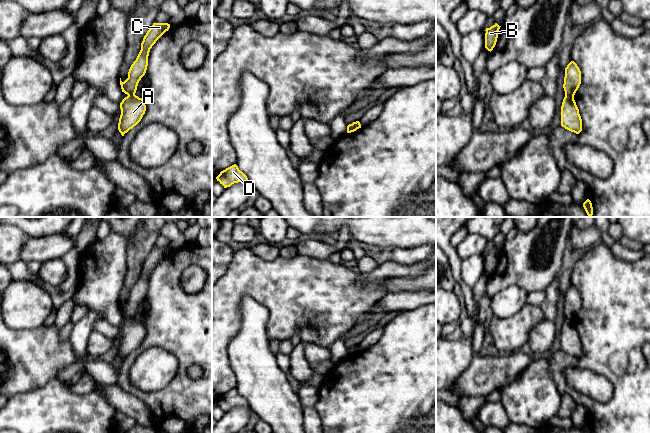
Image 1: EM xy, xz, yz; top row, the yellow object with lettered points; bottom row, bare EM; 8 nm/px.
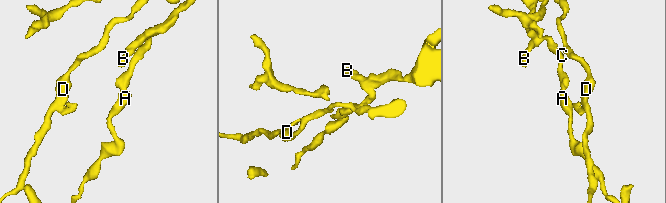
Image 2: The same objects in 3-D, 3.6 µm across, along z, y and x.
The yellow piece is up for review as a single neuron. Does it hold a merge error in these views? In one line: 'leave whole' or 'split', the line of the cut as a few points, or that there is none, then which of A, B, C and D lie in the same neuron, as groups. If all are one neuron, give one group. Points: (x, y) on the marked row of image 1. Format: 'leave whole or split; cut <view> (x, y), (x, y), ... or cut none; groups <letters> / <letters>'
split; cut yz (565, 94), (573, 97); groups A / B C D

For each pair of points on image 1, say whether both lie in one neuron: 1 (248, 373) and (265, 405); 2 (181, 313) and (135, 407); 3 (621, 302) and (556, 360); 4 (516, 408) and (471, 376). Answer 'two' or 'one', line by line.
1: one
2: two
3: one
4: two

